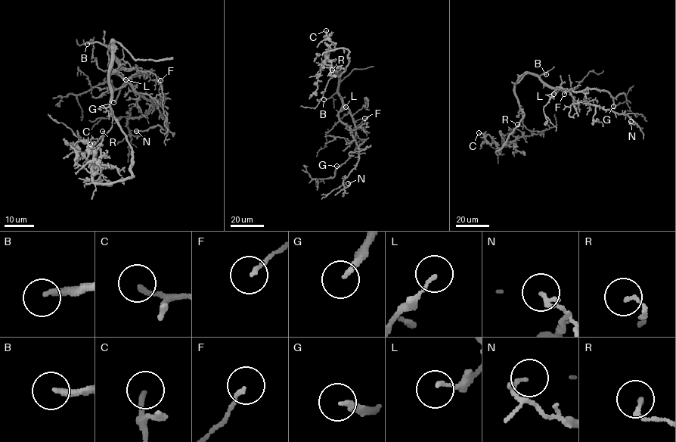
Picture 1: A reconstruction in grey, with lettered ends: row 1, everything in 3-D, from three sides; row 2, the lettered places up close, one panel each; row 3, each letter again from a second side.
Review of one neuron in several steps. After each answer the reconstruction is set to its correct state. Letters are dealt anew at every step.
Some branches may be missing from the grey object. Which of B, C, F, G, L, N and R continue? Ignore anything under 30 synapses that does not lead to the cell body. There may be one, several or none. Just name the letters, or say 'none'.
B, G

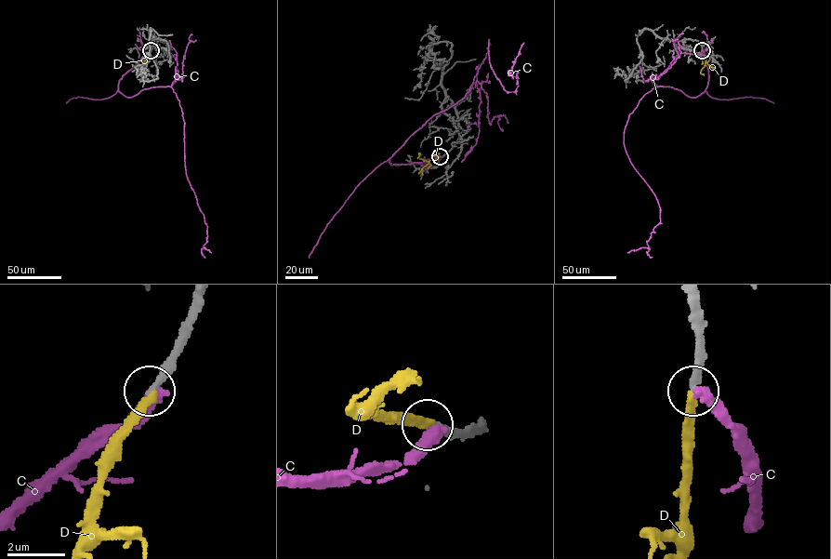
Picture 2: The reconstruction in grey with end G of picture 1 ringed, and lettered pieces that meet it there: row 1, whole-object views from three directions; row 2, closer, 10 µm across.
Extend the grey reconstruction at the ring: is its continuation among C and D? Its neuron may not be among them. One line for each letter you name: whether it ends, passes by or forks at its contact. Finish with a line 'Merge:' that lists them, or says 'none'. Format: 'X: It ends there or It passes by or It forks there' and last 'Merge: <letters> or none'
D: It ends there
Merge: D

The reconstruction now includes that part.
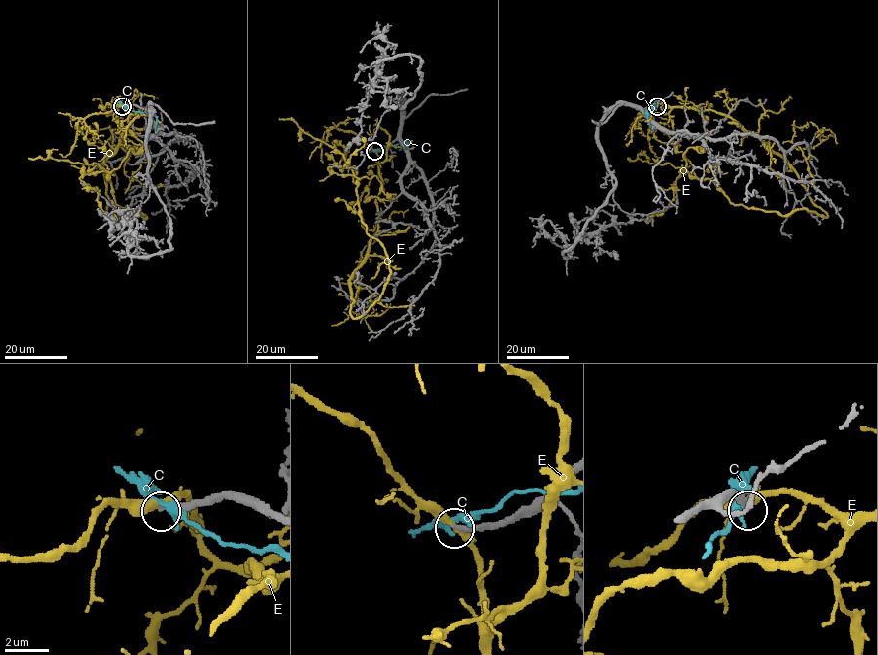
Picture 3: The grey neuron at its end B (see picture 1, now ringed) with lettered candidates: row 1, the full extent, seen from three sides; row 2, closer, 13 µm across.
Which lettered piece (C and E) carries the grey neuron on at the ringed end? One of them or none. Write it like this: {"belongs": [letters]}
{"belongs": []}

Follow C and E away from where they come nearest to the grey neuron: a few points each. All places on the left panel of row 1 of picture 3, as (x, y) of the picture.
C: (124, 105), (132, 111), (151, 112), (157, 118), (155, 132)
E: (123, 106), (103, 166), (117, 221), (145, 217), (115, 203), (108, 178), (143, 144), (115, 120), (120, 96)

